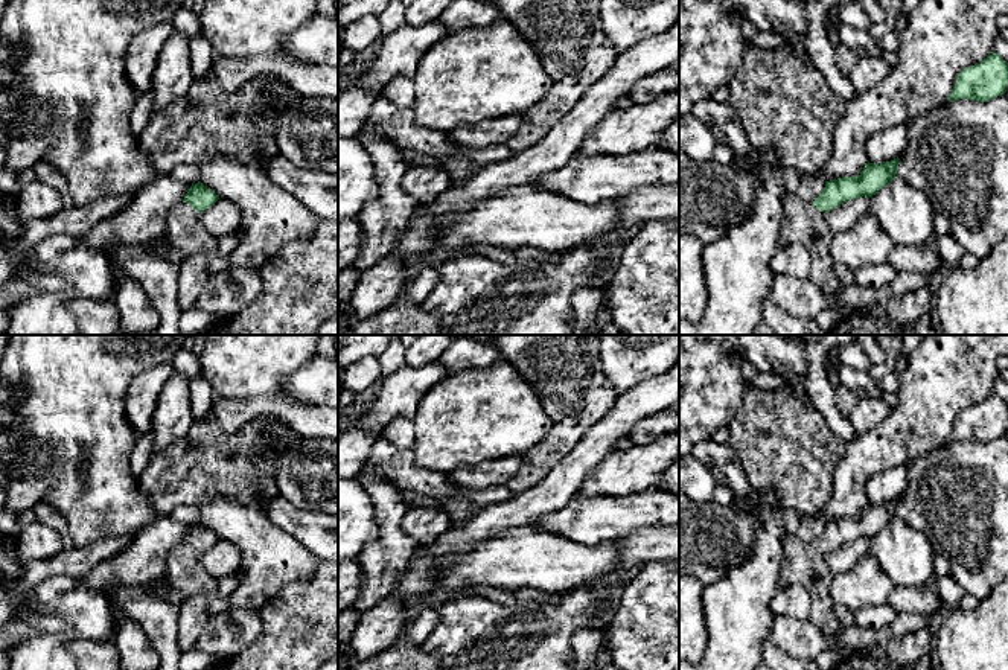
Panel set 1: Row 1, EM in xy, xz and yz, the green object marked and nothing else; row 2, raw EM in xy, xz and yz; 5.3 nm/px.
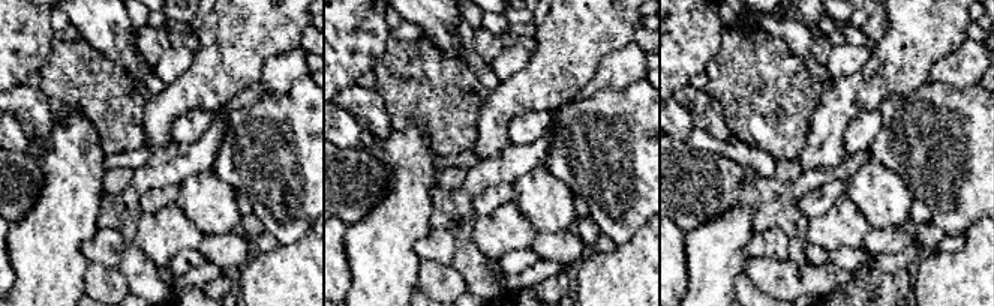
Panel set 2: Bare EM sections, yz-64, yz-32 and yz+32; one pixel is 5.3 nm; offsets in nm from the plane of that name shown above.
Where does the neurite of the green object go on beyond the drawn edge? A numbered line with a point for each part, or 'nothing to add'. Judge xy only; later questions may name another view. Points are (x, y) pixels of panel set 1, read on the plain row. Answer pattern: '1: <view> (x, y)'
1: xy (185, 570)

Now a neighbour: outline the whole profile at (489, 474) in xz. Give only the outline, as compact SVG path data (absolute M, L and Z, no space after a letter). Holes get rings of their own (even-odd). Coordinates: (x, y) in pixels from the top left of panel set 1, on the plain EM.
M515 455L506 460L489 460L477 466L457 467L446 474L446 478L461 489L506 487L510 478L522 467L522 455Z

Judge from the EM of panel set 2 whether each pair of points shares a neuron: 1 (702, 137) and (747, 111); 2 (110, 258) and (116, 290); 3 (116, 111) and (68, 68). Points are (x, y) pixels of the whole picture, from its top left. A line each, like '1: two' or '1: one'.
1: two
2: two
3: one

